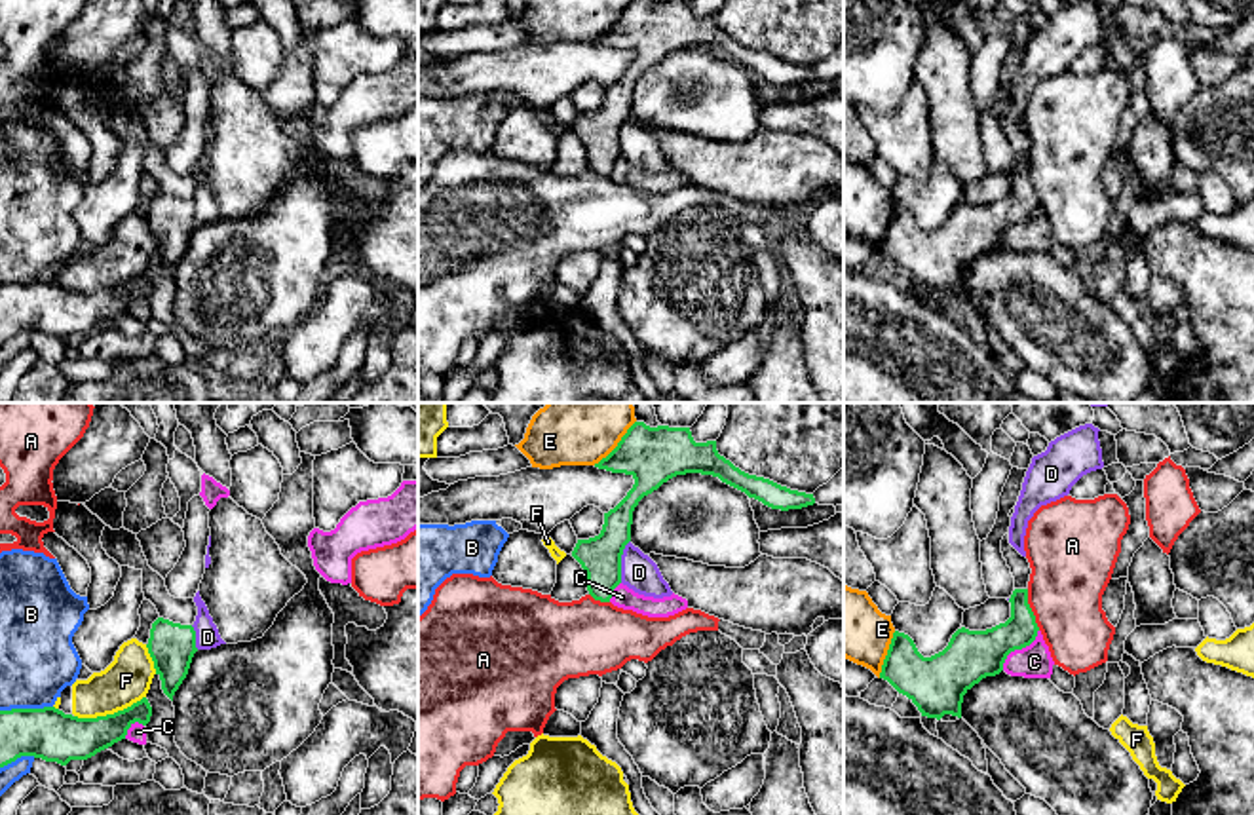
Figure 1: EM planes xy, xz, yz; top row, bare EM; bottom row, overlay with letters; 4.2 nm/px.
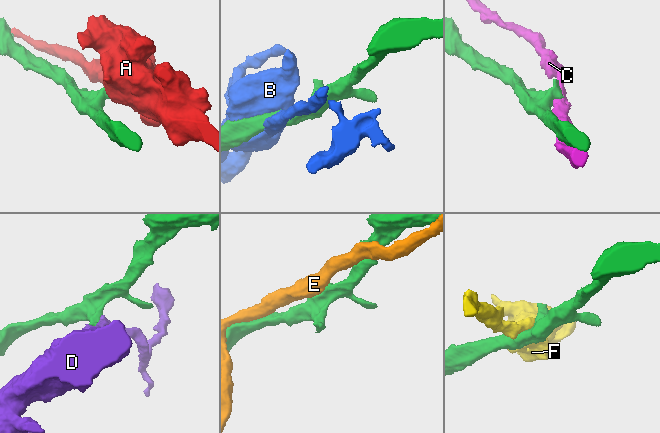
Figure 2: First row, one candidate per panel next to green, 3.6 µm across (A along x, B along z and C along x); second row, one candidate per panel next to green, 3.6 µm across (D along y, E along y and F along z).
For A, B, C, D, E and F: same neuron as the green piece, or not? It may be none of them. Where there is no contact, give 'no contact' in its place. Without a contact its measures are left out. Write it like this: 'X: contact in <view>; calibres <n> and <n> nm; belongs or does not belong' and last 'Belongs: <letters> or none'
A: contact in yz; calibres 180 and 340 nm; does not belong
B: contact in xy; calibres 220 and 320 nm; does not belong
C: contact in yz; calibres 220 and 140 nm; does not belong
D: contact in xz; calibres 180 and 160 nm; does not belong
E: contact in yz; calibres 240 and 300 nm; does not belong
F: contact in xy; calibres 220 and 200 nm; does not belong
Belongs: none

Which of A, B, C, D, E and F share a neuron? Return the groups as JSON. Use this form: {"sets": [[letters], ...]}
{"sets": [["A"], ["B"], ["C"], ["D"], ["E"], ["F"]]}

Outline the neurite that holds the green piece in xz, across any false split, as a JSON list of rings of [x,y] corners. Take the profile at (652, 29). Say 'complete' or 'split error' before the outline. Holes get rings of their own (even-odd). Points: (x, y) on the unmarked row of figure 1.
complete | [[[631,0],[618,21],[595,38],[598,44],[635,53],[627,70],[608,87],[598,110],[578,114],[572,131],[587,148],[595,175],[610,177],[621,158],[621,129],[631,116],[633,85],[638,76],[676,49],[701,47],[745,66],[771,84],[802,84],[813,68],[790,65],[770,53],[749,49],[718,28],[716,15],[695,17],[690,2]]]

